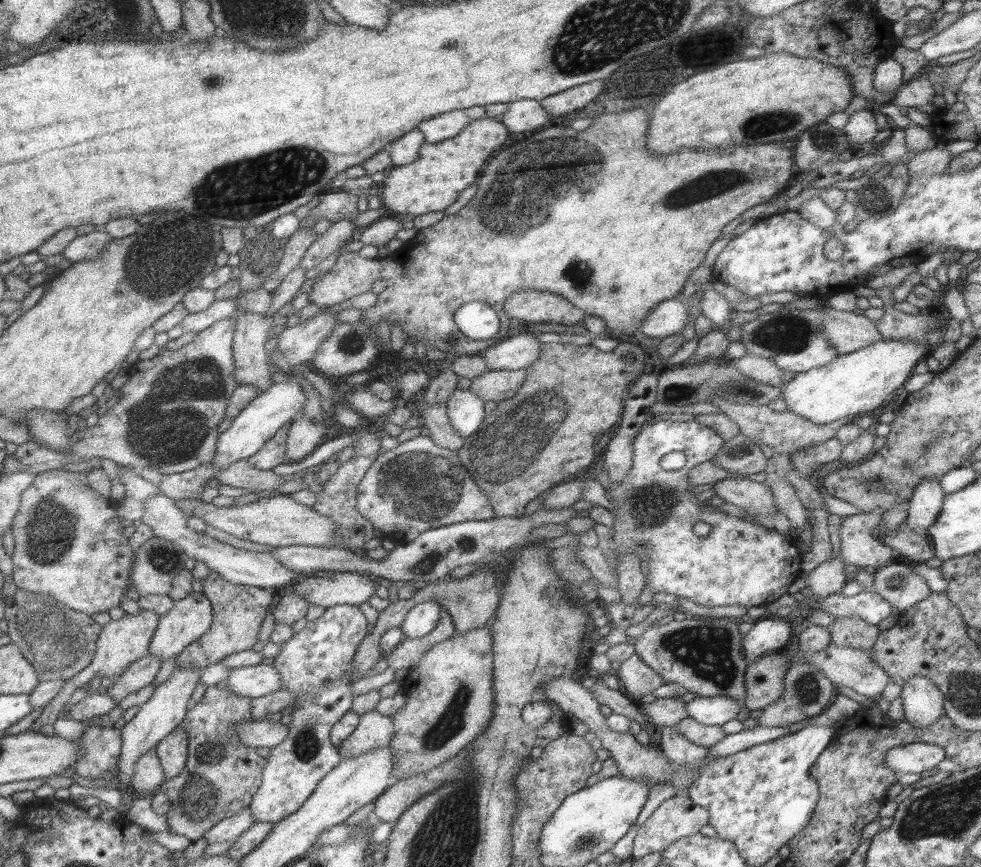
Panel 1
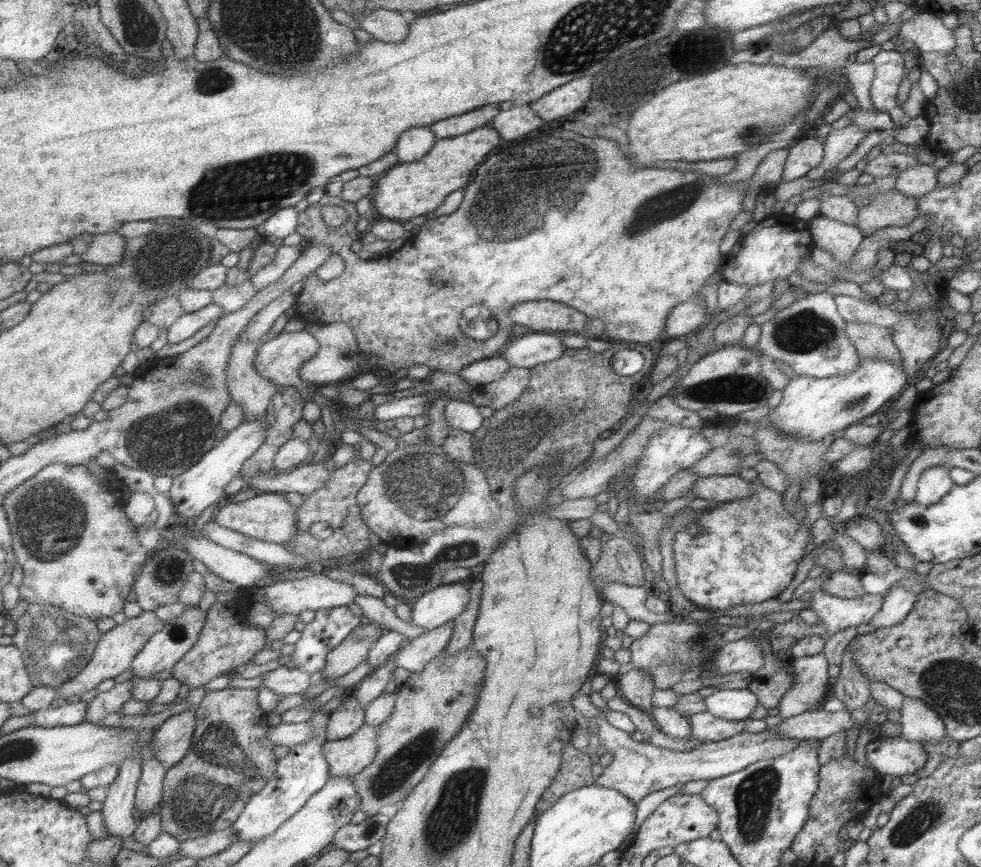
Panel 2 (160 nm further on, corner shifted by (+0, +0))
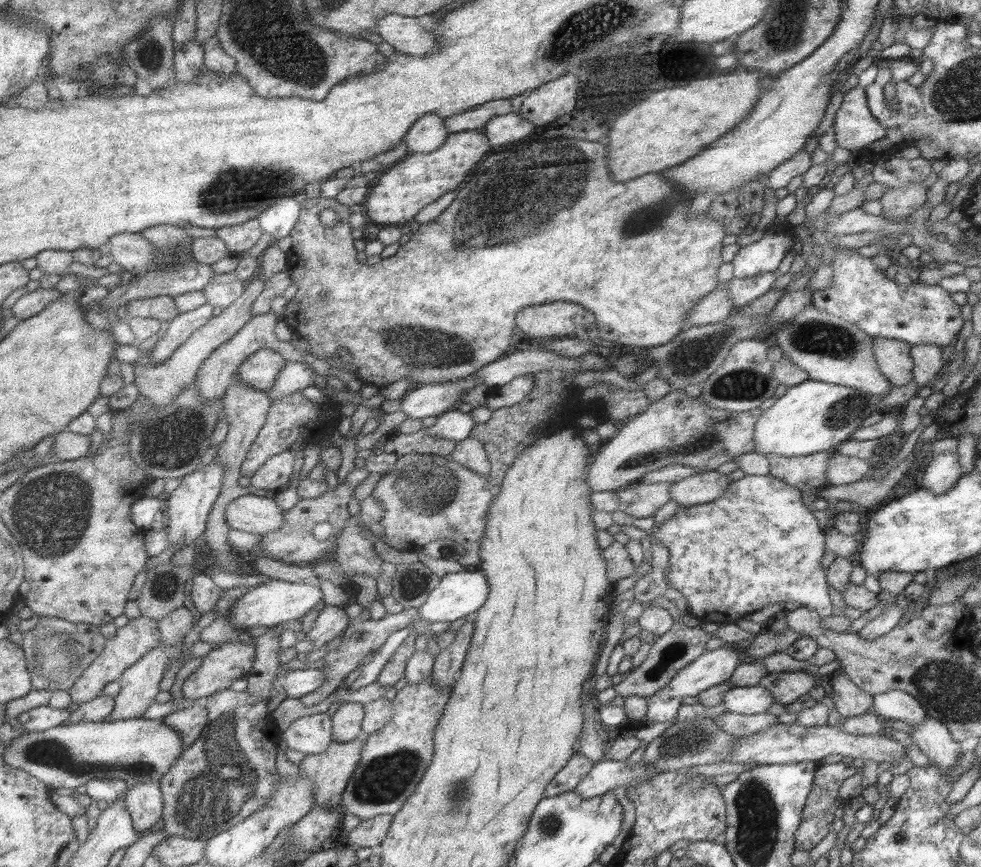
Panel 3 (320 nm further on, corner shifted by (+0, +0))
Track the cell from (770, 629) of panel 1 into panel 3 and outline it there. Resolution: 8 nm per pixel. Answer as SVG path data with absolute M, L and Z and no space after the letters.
M728 644L714 650L705 650L704 653L695 658L693 662L679 669L665 686L656 690L651 696L646 697L645 721L647 723L674 723L677 721L675 720L675 715L677 714L678 706L681 706L681 698L683 698L683 696L695 696L702 690L719 684L722 680L728 679L741 660L740 650L735 652Z

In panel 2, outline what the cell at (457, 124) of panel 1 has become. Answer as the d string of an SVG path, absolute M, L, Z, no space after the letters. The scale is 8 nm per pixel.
M491 103L455 117L439 120L427 127L437 139L459 136L475 128L489 126L498 112L497 103Z

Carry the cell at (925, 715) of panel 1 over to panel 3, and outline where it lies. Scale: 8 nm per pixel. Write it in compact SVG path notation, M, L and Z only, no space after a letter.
M928 716L922 724L913 726L909 734L908 742L913 742L928 758L927 764L934 764L940 772L957 764L961 746L952 740L948 728L936 718Z

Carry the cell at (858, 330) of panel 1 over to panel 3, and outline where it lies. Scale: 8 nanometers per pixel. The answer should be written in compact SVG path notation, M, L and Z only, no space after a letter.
M873 339L874 357L881 374L893 387L905 386L912 379L911 346L901 340Z

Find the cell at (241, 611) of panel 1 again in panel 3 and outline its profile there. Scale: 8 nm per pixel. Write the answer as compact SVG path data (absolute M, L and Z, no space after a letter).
M239 642L212 644L213 649L202 656L199 668L181 686L188 702L229 689L231 682L243 679L252 667L255 651L252 645Z

